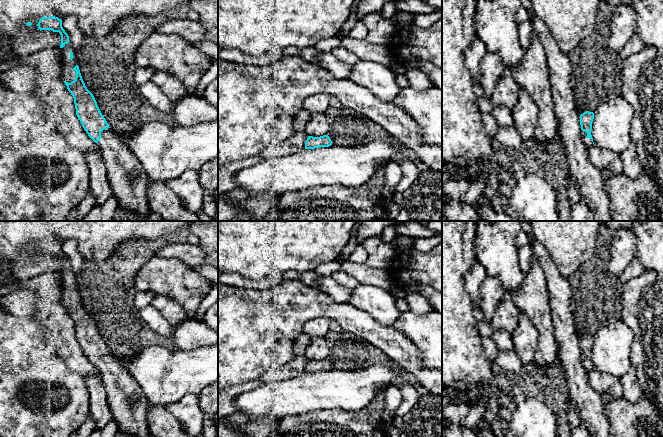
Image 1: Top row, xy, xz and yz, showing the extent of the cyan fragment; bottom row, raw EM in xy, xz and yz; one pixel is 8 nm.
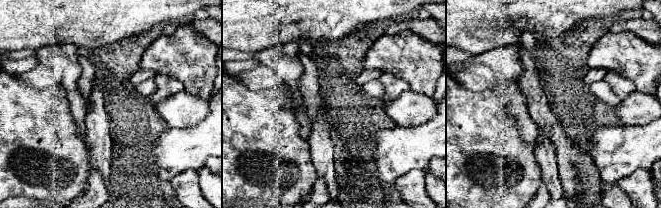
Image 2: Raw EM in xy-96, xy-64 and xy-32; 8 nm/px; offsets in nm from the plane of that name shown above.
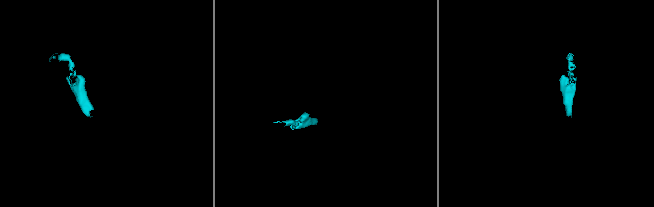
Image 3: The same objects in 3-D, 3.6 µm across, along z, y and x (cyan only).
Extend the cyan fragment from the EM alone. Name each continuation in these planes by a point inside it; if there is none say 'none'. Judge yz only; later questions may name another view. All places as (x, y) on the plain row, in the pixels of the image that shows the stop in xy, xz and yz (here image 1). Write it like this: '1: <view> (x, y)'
1: yz (588, 366)

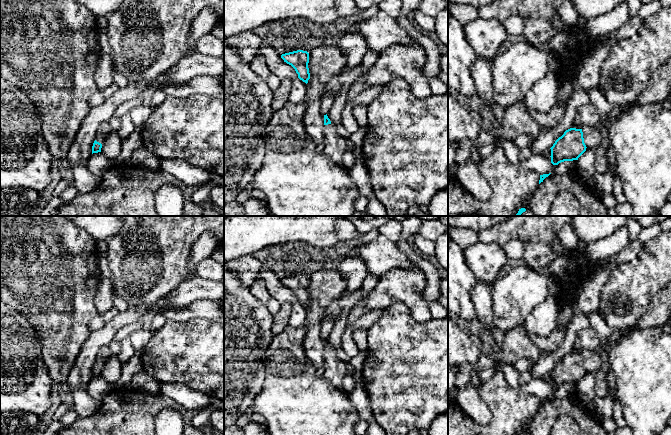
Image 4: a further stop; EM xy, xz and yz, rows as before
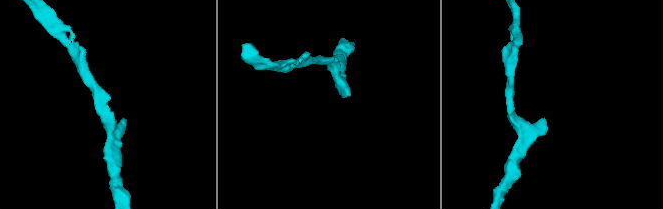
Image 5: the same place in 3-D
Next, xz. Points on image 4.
1: xz (335, 370)

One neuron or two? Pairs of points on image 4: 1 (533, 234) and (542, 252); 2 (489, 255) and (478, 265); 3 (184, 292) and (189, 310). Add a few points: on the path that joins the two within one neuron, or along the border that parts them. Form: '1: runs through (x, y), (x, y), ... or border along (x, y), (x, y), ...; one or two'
1: border along (557, 233), (549, 241), (527, 242), (525, 244); two
2: runs through (486, 258), (481, 262); one
3: border along (211, 299), (197, 299), (182, 307), (165, 308); two

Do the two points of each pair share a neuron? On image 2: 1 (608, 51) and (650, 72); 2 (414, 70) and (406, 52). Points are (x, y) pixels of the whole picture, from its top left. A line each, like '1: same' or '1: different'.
1: same
2: same

